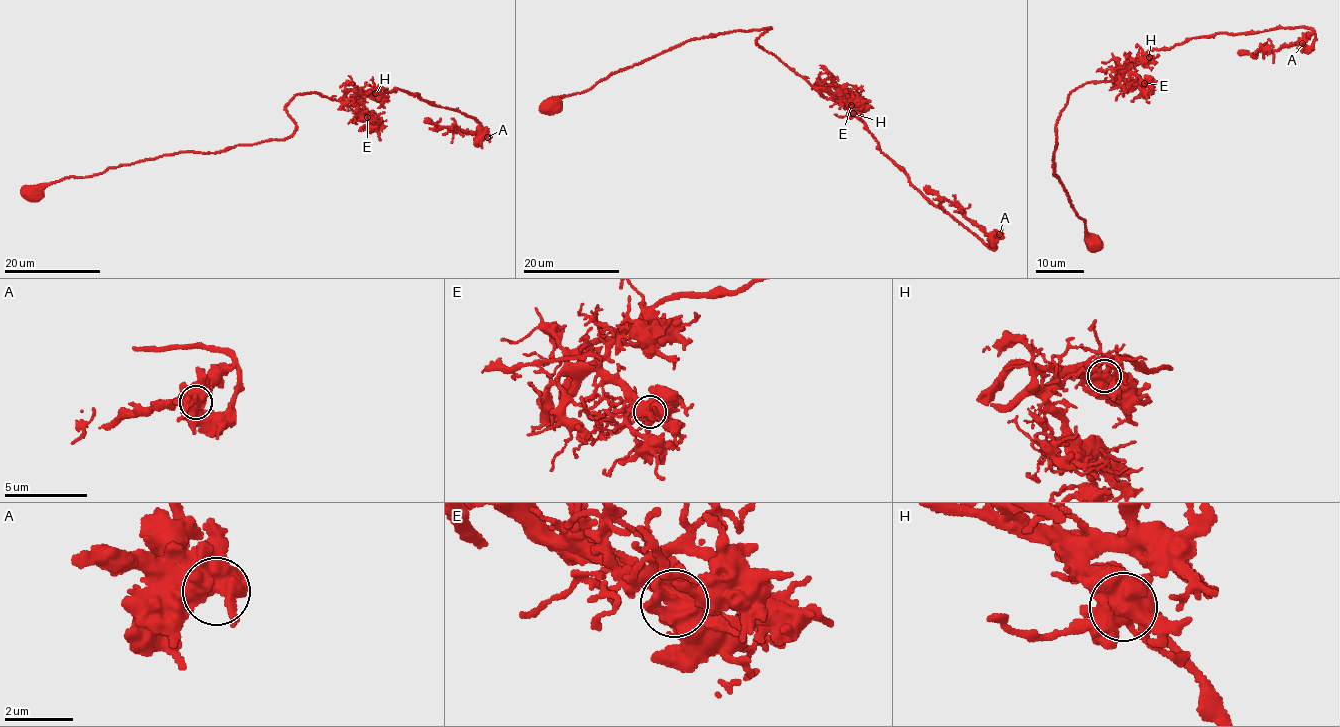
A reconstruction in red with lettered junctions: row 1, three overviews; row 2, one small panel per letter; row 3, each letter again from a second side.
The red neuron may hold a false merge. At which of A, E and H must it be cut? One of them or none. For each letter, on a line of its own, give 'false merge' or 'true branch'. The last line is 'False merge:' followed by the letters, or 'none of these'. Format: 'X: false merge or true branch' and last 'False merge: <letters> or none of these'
A: true branch
E: true branch
H: true branch
False merge: none of these

